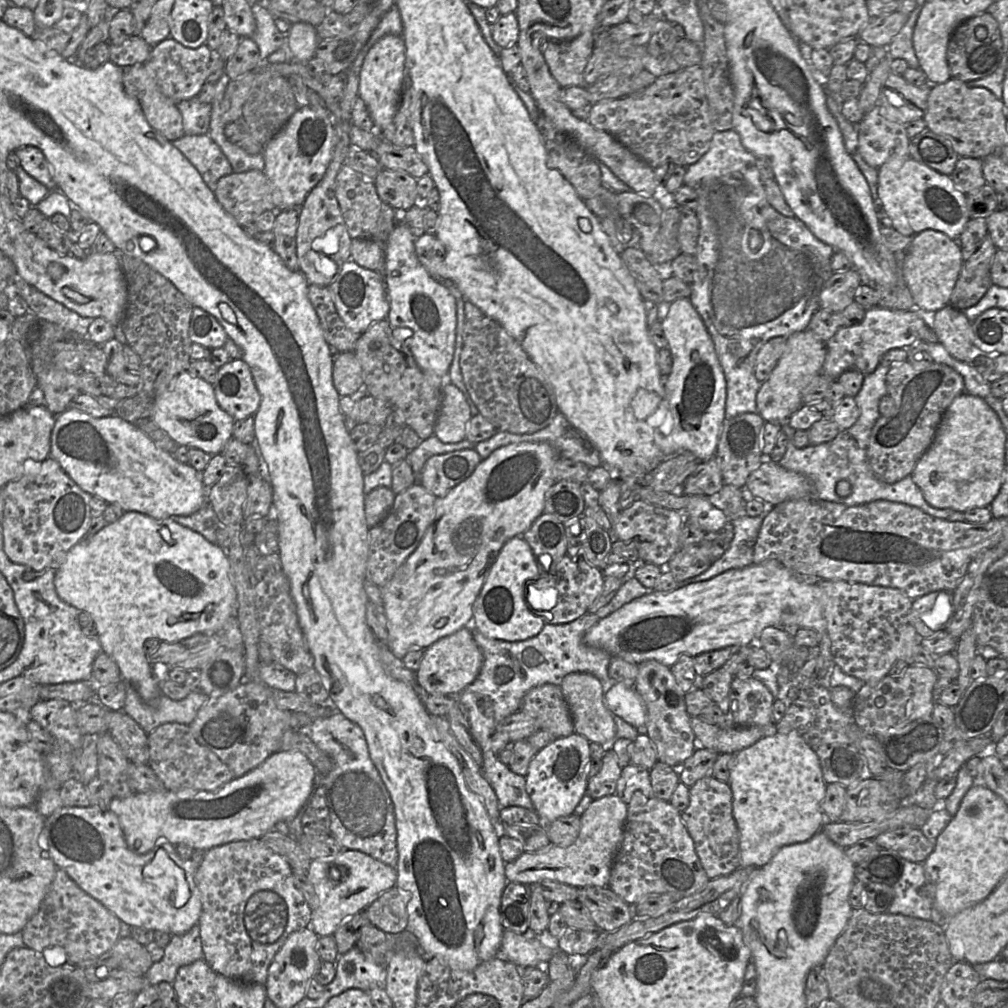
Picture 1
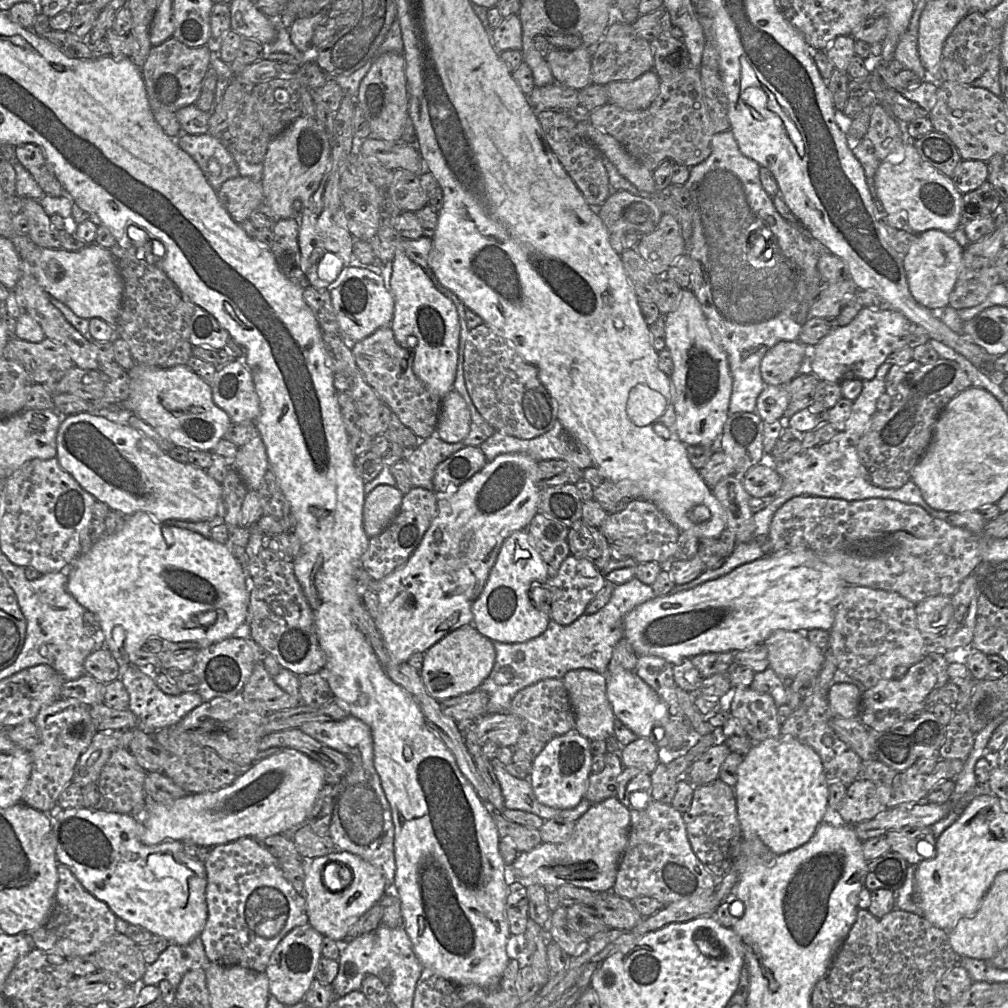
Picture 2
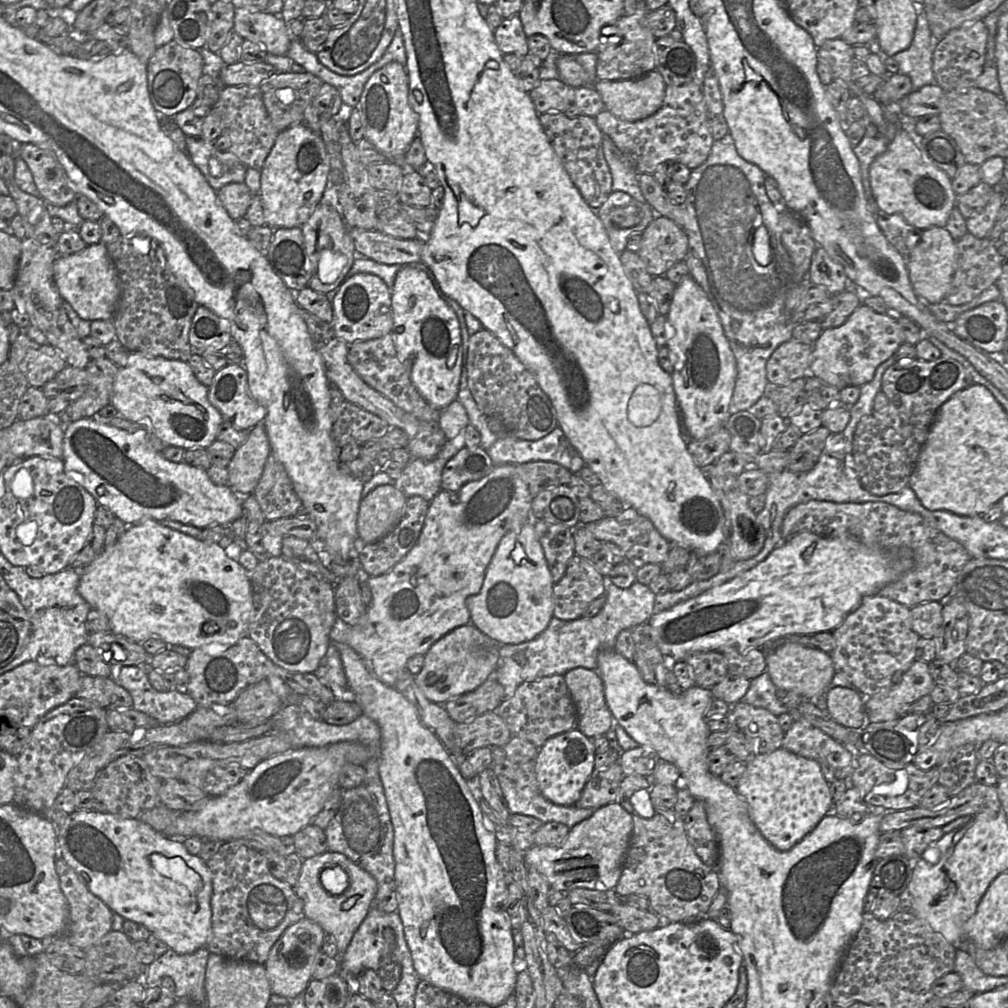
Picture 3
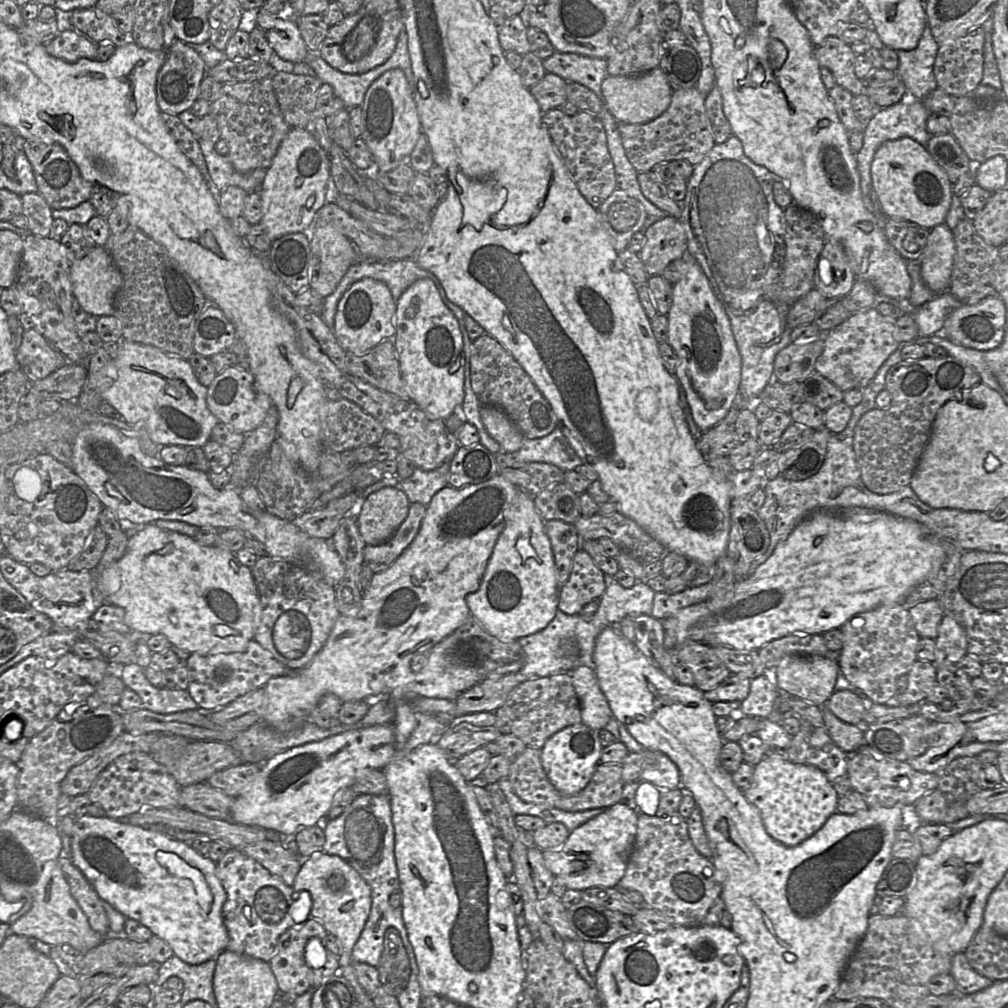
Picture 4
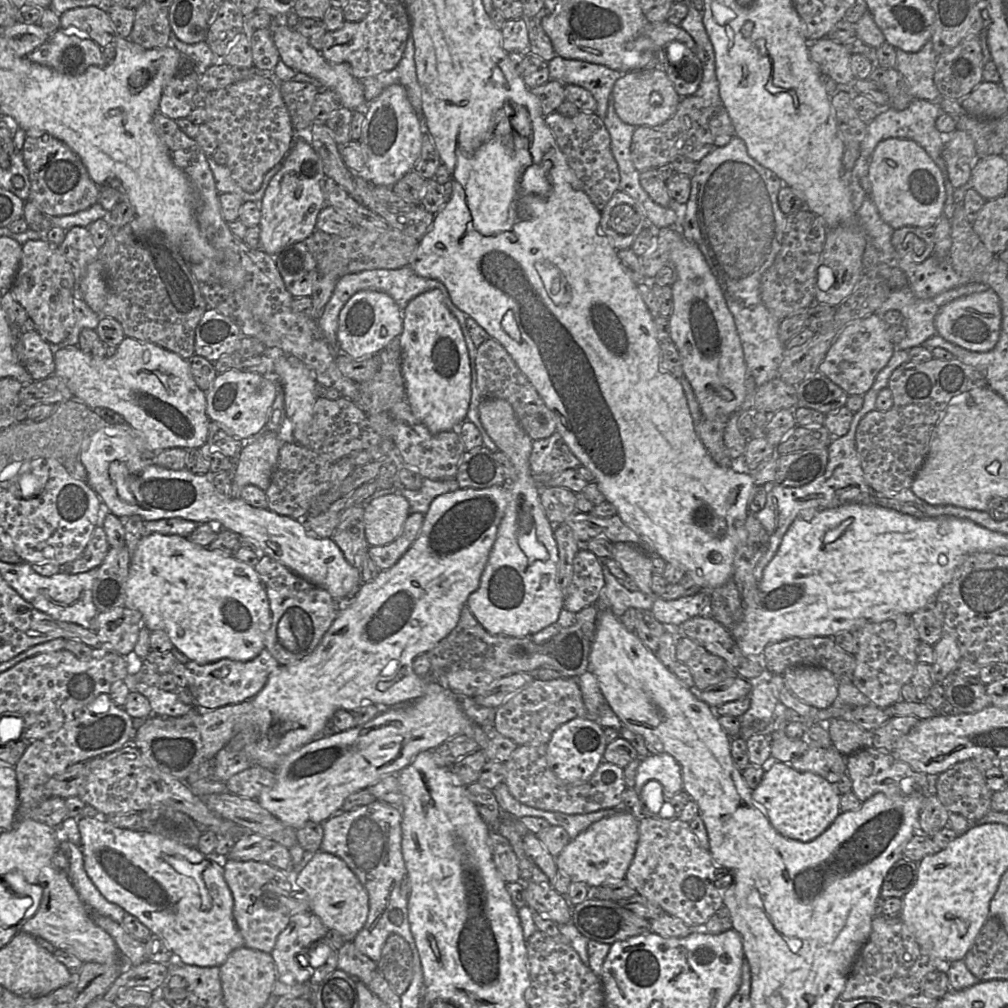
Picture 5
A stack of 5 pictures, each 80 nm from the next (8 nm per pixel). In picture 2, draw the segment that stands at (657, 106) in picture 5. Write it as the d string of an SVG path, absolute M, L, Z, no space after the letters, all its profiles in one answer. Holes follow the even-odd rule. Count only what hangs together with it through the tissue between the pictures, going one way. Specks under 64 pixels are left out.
M654 70L632 81L615 81L605 85L609 102L634 111L648 108L660 89L660 78Z

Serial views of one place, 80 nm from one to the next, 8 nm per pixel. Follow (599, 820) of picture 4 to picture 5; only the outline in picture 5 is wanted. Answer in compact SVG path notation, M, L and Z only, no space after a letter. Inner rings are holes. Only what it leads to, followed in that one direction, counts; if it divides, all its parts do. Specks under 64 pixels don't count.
M622 809L598 820L572 839L555 857L557 868L564 870L572 881L584 882L589 887L624 879L637 847L639 819L632 812Z

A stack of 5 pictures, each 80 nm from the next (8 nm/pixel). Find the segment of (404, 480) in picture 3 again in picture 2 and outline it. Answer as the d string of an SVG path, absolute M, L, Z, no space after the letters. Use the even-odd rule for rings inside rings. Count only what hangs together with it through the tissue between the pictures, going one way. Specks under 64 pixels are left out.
M436 434L421 440L419 445L405 456L413 487L433 491L433 476L437 465L463 447L463 442L447 443Z

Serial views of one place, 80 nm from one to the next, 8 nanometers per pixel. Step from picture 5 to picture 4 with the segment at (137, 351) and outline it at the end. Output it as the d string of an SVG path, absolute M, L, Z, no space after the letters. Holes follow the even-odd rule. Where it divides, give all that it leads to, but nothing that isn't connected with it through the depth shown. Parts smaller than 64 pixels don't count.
M121 339L118 342L118 354L113 360L117 378L103 392L103 402L114 407L129 424L142 425L150 439L159 446L180 445L184 447L202 447L211 438L214 426L220 422L209 410L206 402L207 387L196 378L188 360L170 355L152 345Z

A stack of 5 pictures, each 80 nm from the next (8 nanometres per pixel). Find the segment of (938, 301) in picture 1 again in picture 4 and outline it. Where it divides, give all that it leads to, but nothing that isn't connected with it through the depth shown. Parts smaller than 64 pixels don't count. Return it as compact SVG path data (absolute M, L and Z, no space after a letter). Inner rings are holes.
M945 223L930 229L922 256L912 261L920 261L922 279L932 291L948 291L955 252L954 235Z

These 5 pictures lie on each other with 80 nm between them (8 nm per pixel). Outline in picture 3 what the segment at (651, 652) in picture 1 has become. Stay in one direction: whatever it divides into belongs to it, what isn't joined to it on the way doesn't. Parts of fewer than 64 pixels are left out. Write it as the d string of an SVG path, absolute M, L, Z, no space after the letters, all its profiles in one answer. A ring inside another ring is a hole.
M802 532L789 541L781 542L765 560L748 571L696 597L653 614L648 621L651 636L668 660L679 661L697 652L745 652L752 648L763 648L786 636L834 631L860 605L864 597L878 594L912 566L913 558L909 556L890 556L884 550L867 547L858 541L841 541Z

